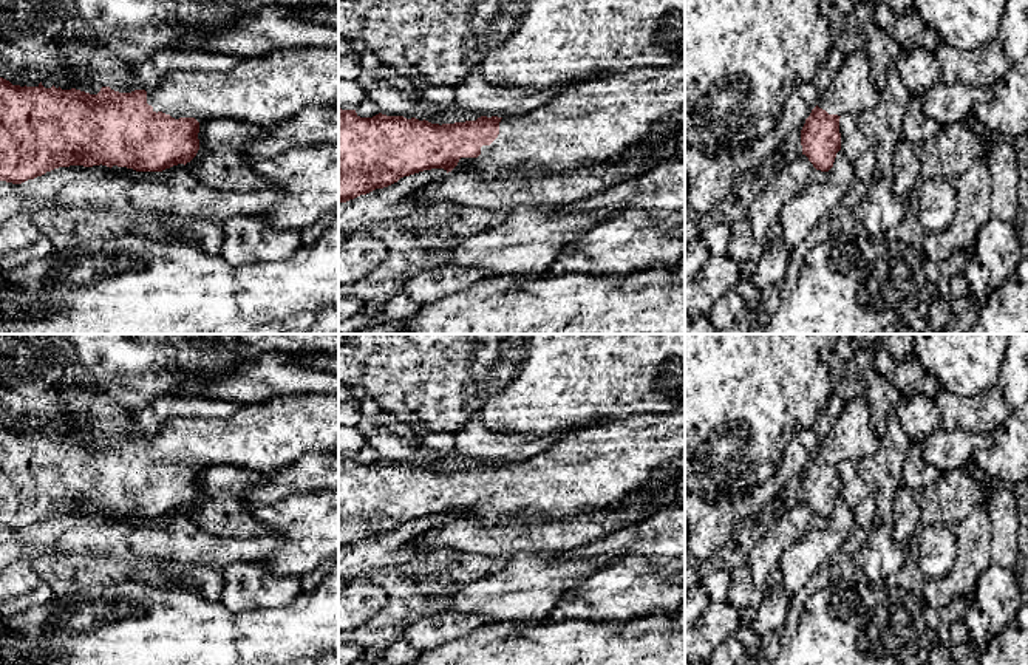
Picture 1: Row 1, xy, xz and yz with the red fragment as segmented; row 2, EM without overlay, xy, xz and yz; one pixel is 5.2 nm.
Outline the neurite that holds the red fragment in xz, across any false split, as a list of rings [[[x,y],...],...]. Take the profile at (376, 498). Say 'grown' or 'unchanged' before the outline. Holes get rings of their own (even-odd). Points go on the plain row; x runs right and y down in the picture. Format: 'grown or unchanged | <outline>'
grown | [[[685,405],[662,414],[632,414],[625,419],[570,430],[561,439],[553,441],[543,453],[518,464],[481,462],[476,467],[439,472],[425,466],[407,466],[382,459],[373,464],[360,464],[356,456],[339,455],[339,551],[376,535],[388,534],[403,523],[431,515],[444,515],[448,520],[458,512],[459,517],[479,523],[499,524],[512,517],[550,520],[603,510],[629,492],[638,490],[651,476],[663,470],[685,475]]]

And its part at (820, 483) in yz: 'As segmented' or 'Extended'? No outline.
Extended

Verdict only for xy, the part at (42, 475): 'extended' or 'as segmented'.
extended

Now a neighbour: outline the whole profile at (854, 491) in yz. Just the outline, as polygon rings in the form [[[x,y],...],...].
[[[842,461],[839,464],[841,498],[852,510],[855,524],[873,527],[877,521],[877,501],[858,472],[858,461]]]

